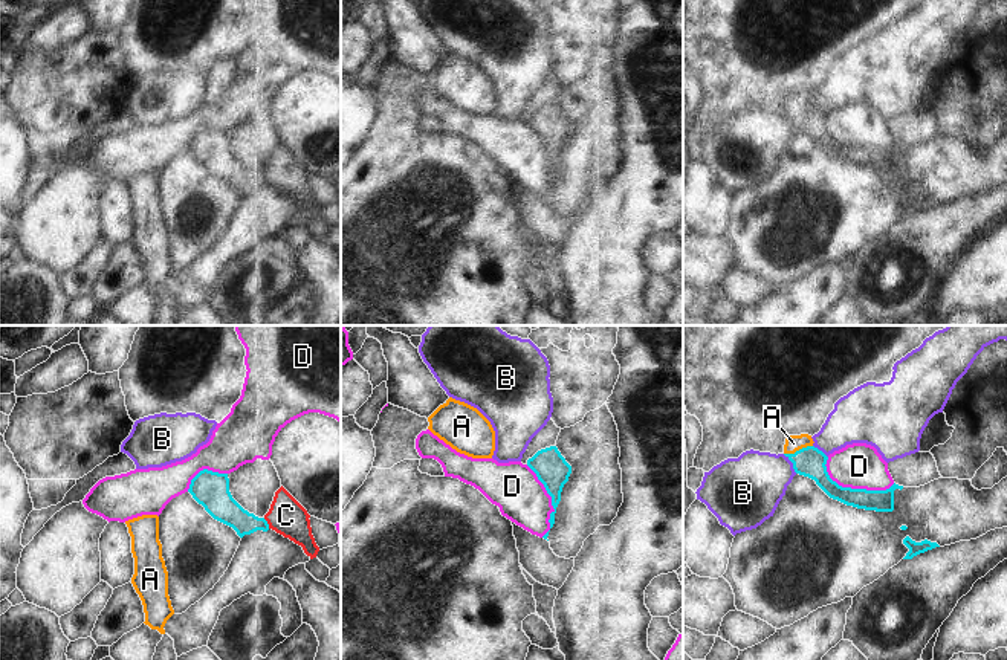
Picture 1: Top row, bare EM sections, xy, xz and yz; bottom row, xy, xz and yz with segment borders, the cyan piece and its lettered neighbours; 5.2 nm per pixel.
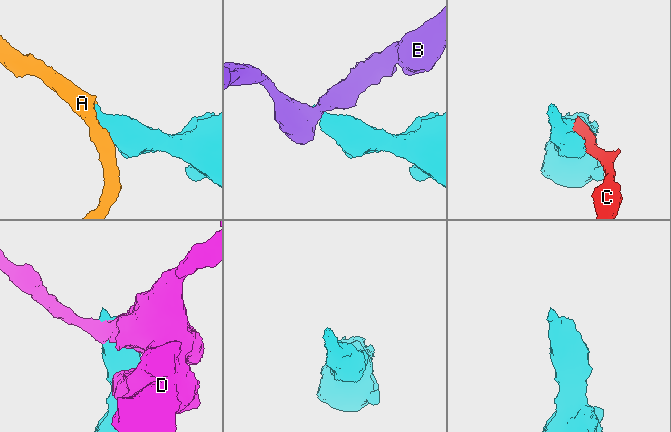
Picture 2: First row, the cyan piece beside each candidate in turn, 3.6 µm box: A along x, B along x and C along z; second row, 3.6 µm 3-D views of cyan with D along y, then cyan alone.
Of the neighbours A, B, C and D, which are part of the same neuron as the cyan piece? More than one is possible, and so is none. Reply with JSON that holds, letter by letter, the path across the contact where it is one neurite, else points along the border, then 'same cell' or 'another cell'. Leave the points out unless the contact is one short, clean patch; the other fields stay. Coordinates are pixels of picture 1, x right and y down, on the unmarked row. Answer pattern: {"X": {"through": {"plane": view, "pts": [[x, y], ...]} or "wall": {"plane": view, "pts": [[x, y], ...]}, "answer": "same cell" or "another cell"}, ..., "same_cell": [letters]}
{"A": {"through": {"plane": "yz", "pts": [[810, 119], [799, 107], [793, 101]]}, "answer": "same cell"}, "B": {"wall": {"plane": "yz", "pts": [[783, 112], [796, 130]]}, "answer": "another cell"}, "C": {"wall": {"plane": "xy", "pts": [[263, 176], [269, 185]]}, "answer": "another cell"}, "D": {"wall": {"plane": "yz", "pts": [[824, 122], [828, 133], [842, 144], [888, 147], [894, 141]]}, "answer": "another cell"}, "same_cell": ["A"]}

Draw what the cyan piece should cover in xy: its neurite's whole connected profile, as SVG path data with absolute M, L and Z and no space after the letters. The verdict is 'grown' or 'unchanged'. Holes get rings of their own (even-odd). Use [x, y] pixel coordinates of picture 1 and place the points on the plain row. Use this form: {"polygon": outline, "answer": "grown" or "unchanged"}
{"polygon": "M203 127L191 138L188 150L214 177L232 185L240 196L269 188L264 176L249 171L232 156L228 131Z", "answer": "unchanged"}

